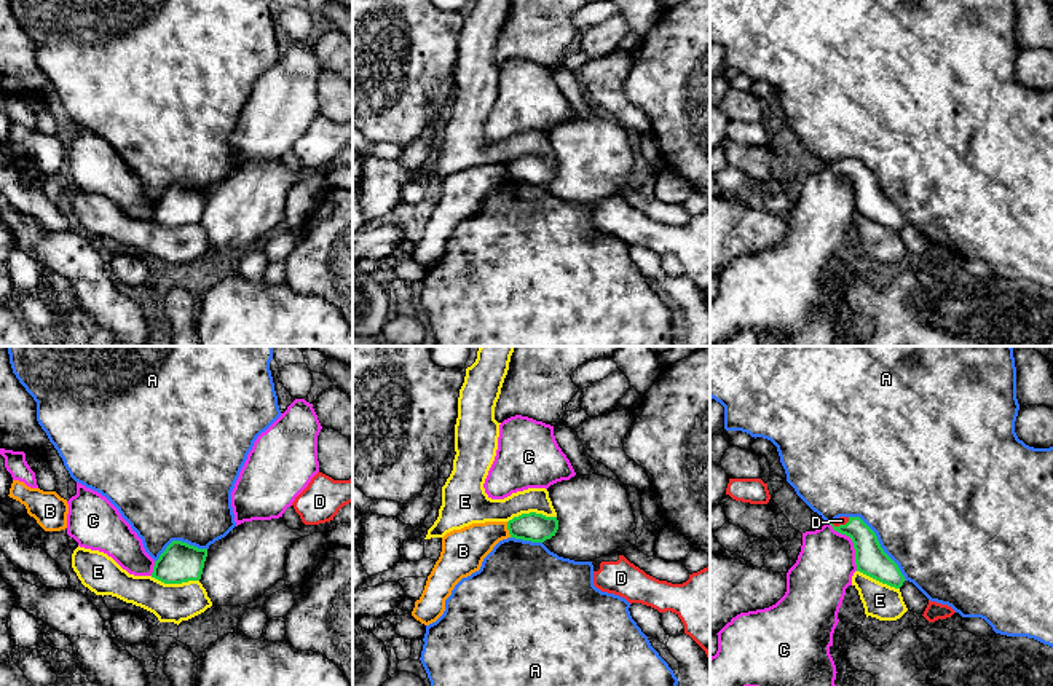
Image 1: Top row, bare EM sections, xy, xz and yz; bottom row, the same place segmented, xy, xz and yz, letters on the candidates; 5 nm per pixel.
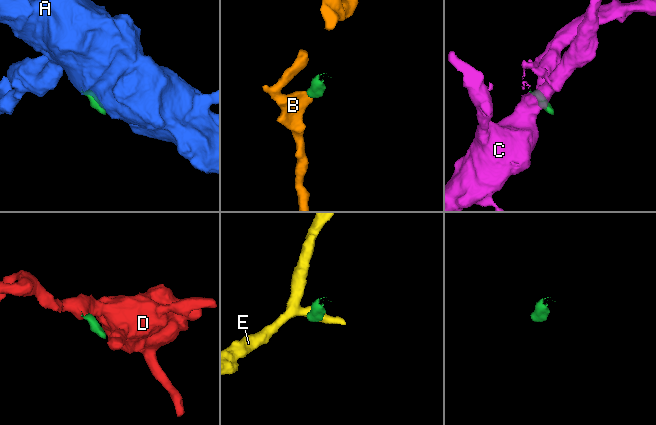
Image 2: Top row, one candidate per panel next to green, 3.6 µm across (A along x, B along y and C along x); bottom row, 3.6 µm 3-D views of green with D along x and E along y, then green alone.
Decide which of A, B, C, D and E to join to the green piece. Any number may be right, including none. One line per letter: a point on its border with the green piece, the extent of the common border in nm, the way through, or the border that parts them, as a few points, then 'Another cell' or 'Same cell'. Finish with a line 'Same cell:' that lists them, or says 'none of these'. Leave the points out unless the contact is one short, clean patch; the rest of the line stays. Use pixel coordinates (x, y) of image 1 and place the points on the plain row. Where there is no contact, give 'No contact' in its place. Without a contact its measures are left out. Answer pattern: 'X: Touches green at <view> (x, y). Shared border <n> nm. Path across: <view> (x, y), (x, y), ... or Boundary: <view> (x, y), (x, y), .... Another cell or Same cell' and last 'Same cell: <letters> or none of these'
A: Touches green at yz (879, 187). Shared border 440 nm. Another cell
B: Touches green at xz (508, 171). Shared border 80 nm. Boundary: xz (506, 165), (511, 179). Another cell
C: Touches green at yz (854, 187). Shared border 280 nm. Another cell
D: Touches green at yz (841, 168). Shared border 100 nm. Path across: yz (870, 200), (867, 187), (841, 168), (841, 163). Same cell
E: Touches green at xz (532, 155). Shared border 260 nm. Boundary: xz (556, 158), (522, 155), (508, 165). Another cell
Same cell: D

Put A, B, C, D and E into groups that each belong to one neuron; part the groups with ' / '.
A / B / C / D / E

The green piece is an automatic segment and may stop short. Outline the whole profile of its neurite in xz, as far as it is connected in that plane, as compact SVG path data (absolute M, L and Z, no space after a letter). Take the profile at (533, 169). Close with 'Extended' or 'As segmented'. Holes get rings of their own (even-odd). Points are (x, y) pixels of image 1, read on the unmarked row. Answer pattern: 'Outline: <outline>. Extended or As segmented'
Outline: M530 155L514 160L507 164L511 180L544 185L555 179L558 172L557 160L546 160L542 156Z. As segmented

